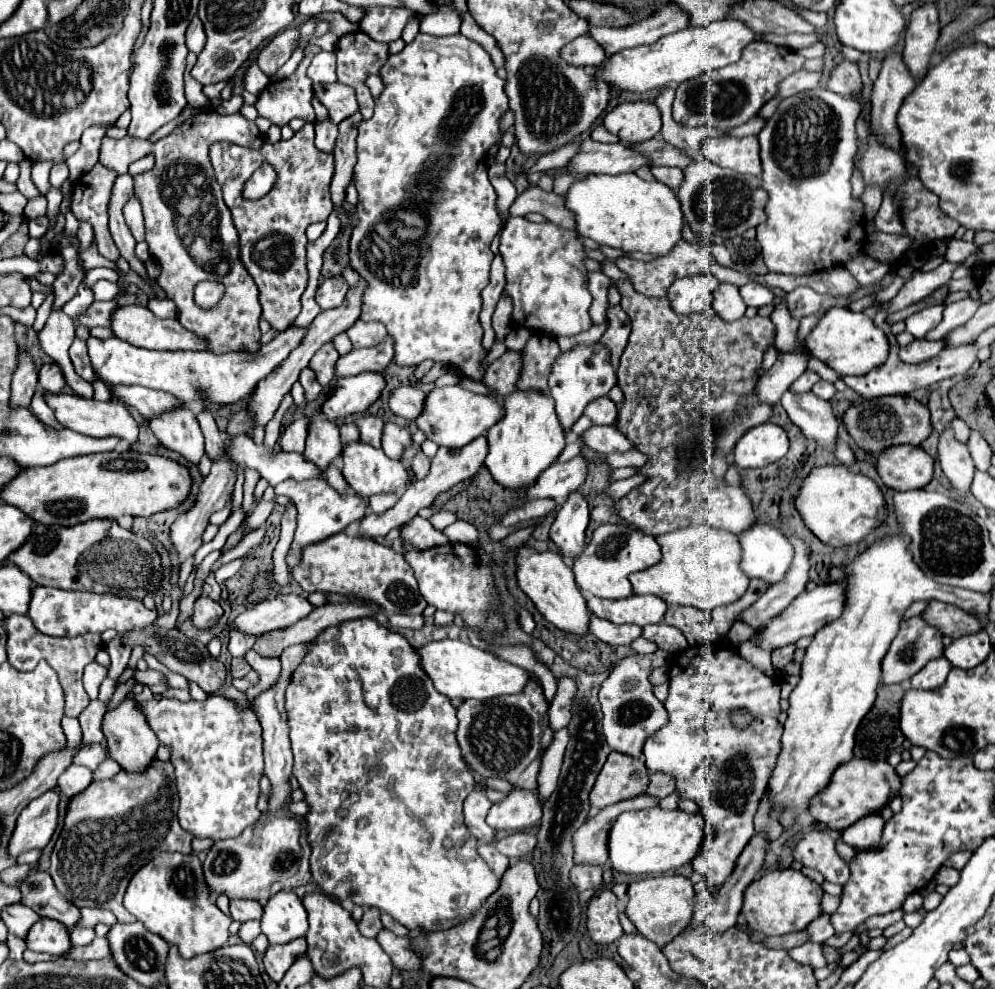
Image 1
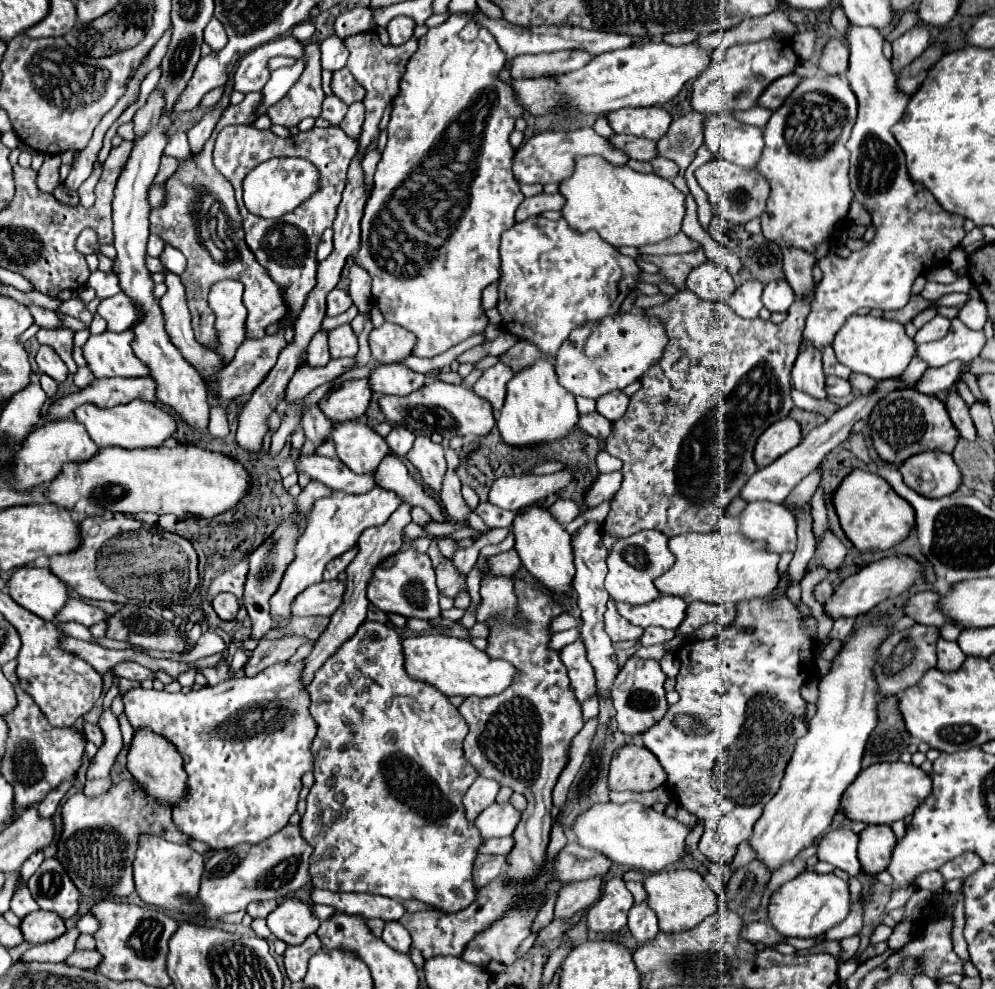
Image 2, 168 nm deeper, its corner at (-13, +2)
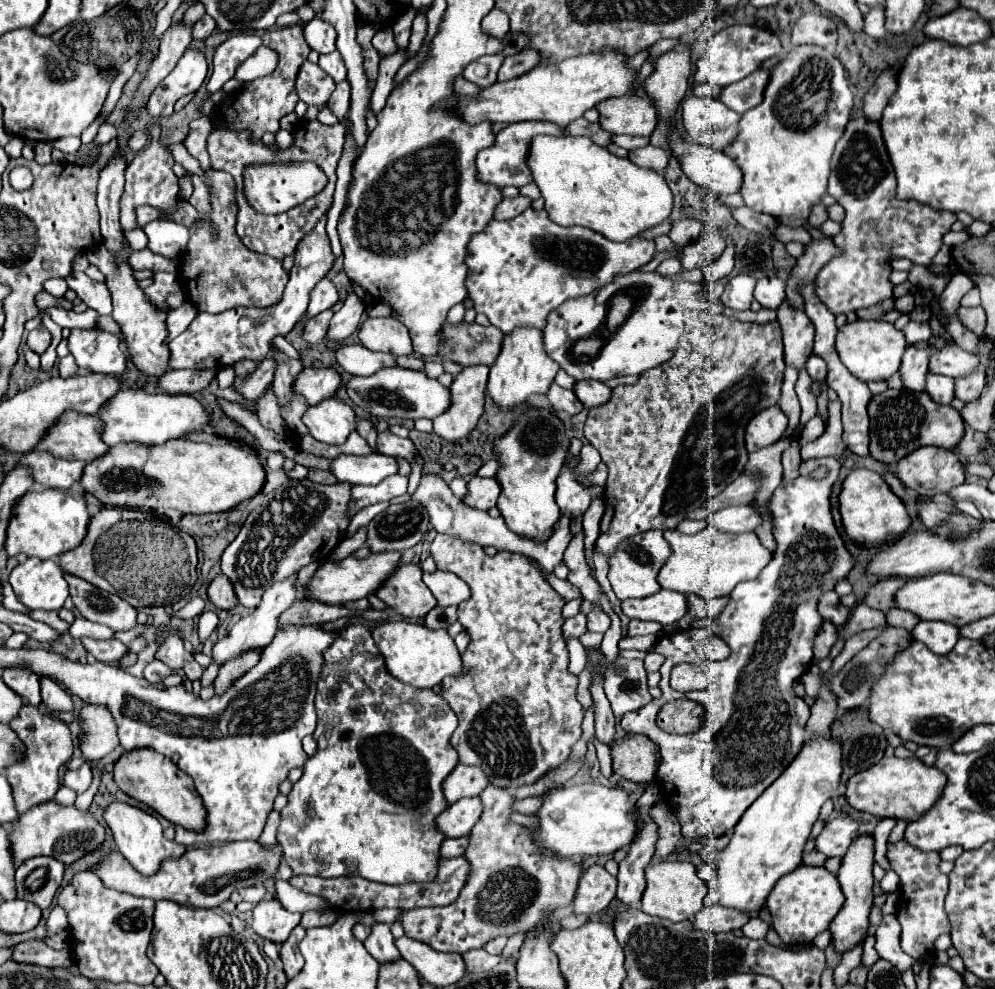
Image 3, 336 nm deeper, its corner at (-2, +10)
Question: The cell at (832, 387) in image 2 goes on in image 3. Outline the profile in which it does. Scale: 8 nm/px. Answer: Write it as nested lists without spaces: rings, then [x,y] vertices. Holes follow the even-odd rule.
[[[817,354],[809,356],[805,368],[807,368],[807,372],[809,372],[809,376],[811,376],[813,380],[823,380],[823,378],[827,376],[827,364],[825,364],[825,360],[821,360],[821,356],[817,356]]]

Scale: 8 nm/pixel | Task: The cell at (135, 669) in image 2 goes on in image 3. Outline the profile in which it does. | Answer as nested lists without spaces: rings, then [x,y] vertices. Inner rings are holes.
[[[81,638],[81,642],[93,658],[97,658],[99,662],[107,662],[107,664],[117,664],[119,658],[127,652],[127,646],[115,638],[111,638],[111,640]]]

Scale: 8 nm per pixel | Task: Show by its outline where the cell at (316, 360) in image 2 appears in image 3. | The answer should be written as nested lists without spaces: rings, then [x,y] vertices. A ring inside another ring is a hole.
[[[325,310],[325,312],[313,316],[313,318],[307,322],[307,328],[305,328],[303,338],[305,338],[309,344],[319,344],[319,342],[325,338],[327,330],[329,330],[329,322],[331,322],[333,314],[335,314],[333,310]]]

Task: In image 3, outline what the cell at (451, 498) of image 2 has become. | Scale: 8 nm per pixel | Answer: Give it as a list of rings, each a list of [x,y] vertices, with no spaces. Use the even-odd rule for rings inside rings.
[[[437,534],[431,544],[431,556],[439,570],[457,574],[471,588],[471,598],[457,606],[459,622],[471,638],[463,652],[465,672],[461,676],[445,678],[439,692],[459,718],[459,726],[451,736],[451,746],[457,750],[461,764],[479,766],[491,784],[533,784],[565,762],[573,744],[581,738],[583,706],[577,702],[577,676],[569,672],[569,652],[561,632],[565,622],[561,608],[565,606],[565,600],[551,588],[543,572],[535,568],[533,560],[525,554],[497,552],[495,556],[487,556],[477,544]]]

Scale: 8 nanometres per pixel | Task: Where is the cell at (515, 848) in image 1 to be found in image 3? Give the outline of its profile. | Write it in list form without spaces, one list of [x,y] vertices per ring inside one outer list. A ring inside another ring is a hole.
[[[445,838],[441,844],[441,858],[453,858],[453,856],[461,856],[467,848],[469,838],[457,838],[457,840],[449,840]]]

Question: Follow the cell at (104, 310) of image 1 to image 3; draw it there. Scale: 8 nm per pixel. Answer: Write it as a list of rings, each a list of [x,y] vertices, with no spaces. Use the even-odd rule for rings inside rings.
[[[39,292],[37,294],[37,308],[39,310],[45,310],[45,308],[51,308],[51,306],[61,306],[61,308],[71,308],[73,304],[69,302],[69,300],[65,300],[65,298],[55,298],[55,296],[51,296],[49,292]]]

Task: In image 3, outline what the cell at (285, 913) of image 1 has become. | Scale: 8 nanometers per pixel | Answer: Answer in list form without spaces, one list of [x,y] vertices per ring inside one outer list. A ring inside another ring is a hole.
[[[263,900],[253,908],[251,928],[265,940],[273,944],[283,944],[291,930],[299,924],[301,914],[293,914],[285,910],[279,900]]]

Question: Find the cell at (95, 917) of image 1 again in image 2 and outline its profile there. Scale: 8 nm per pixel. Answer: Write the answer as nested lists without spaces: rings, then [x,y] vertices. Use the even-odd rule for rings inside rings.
[[[70,928],[68,932],[64,932],[60,938],[46,942],[46,944],[36,944],[32,948],[28,948],[22,956],[22,960],[32,962],[32,960],[40,960],[40,962],[64,962],[72,952],[74,952],[74,944],[76,938],[80,936],[78,928]]]

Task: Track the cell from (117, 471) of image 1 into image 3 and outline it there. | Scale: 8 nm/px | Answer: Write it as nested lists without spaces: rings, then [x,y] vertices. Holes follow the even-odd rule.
[[[169,440],[161,446],[117,444],[83,470],[85,492],[103,504],[121,508],[175,508],[183,514],[227,512],[253,498],[265,484],[265,468],[257,454],[235,446]]]

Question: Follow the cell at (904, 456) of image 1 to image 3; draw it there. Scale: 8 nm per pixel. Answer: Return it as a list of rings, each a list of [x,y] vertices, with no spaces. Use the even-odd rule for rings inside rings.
[[[919,448],[897,464],[897,478],[921,496],[945,494],[965,482],[963,464],[953,450]]]

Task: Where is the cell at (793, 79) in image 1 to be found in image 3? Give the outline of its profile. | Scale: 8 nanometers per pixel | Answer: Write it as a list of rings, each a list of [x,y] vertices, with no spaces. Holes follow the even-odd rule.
[[[757,70],[753,74],[749,74],[745,80],[739,80],[737,84],[729,84],[723,92],[721,92],[721,102],[743,114],[751,108],[755,108],[757,104],[761,104],[763,100],[763,90],[769,82],[769,72],[767,70]]]

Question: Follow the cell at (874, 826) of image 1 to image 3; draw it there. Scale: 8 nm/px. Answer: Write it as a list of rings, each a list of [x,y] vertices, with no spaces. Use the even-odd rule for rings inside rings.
[[[859,836],[853,840],[853,844],[849,846],[847,854],[843,856],[843,864],[839,868],[839,884],[843,888],[845,894],[845,904],[841,908],[841,912],[835,916],[835,920],[831,922],[831,946],[843,954],[859,944],[863,944],[867,930],[869,930],[869,912],[873,906],[873,838],[871,836]]]

